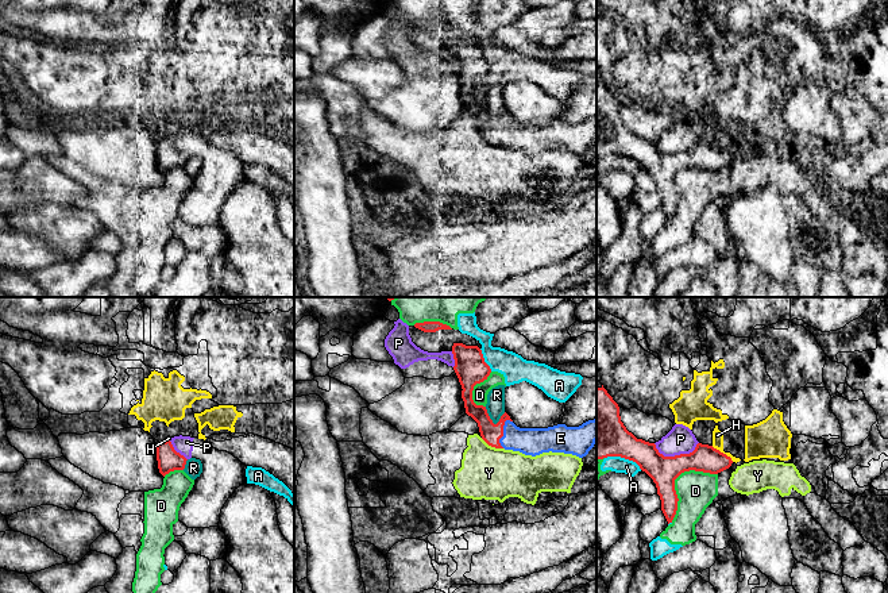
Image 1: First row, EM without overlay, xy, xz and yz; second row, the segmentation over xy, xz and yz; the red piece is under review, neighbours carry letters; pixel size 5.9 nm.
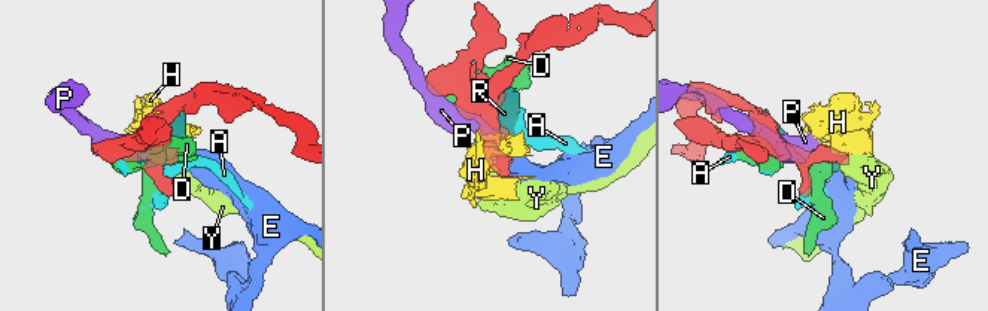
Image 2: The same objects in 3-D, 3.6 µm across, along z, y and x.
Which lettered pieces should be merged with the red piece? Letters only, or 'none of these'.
E

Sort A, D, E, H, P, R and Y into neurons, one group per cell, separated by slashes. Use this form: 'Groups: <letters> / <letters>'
Groups: A D Y / E / H / P / R

